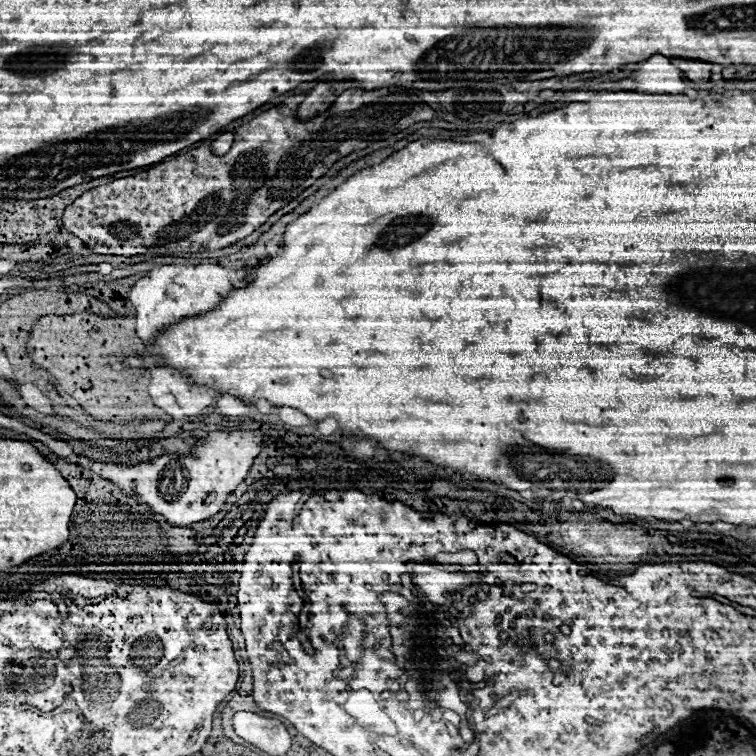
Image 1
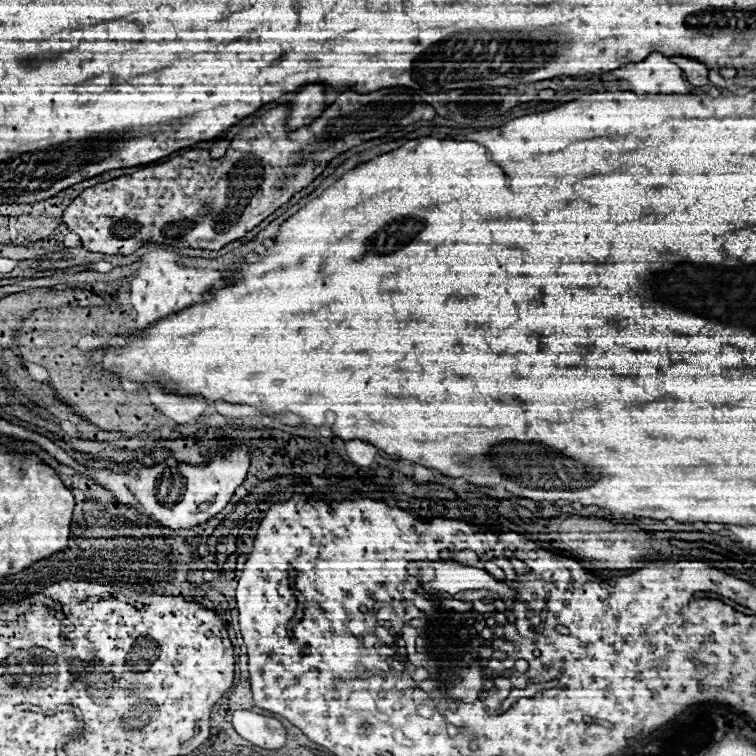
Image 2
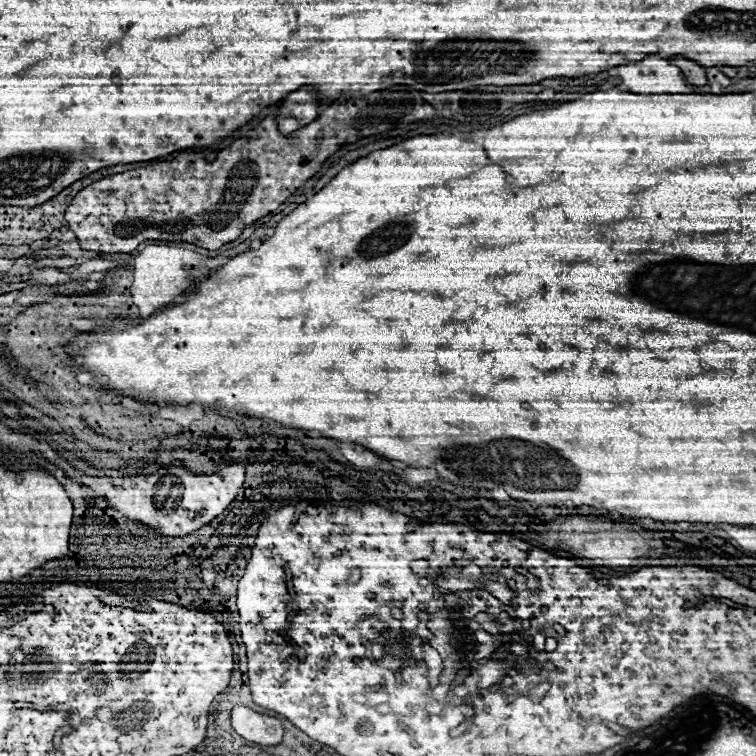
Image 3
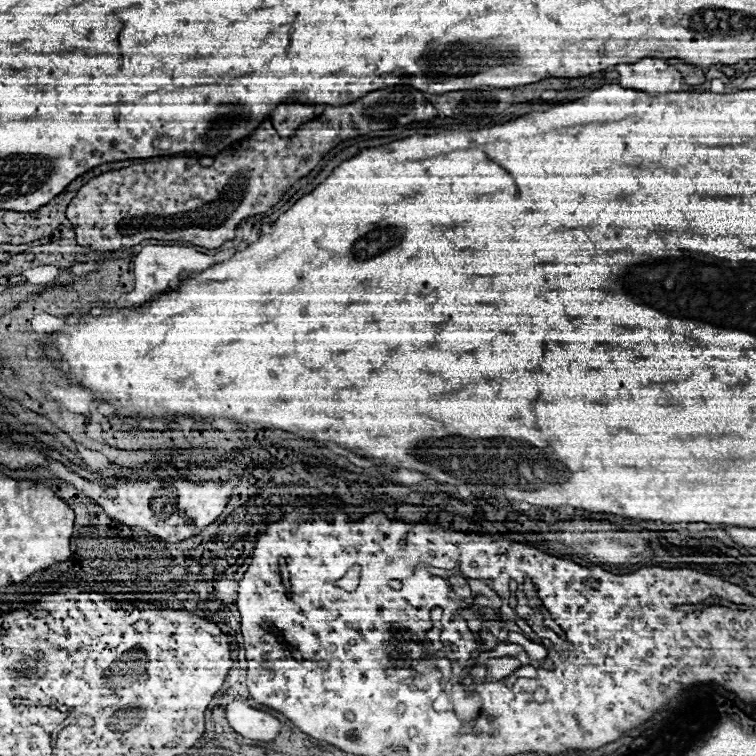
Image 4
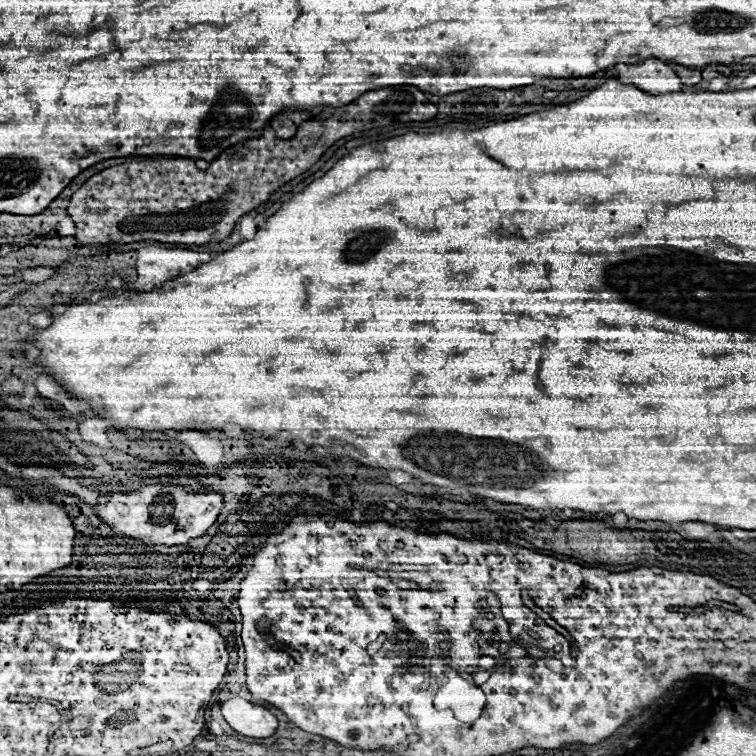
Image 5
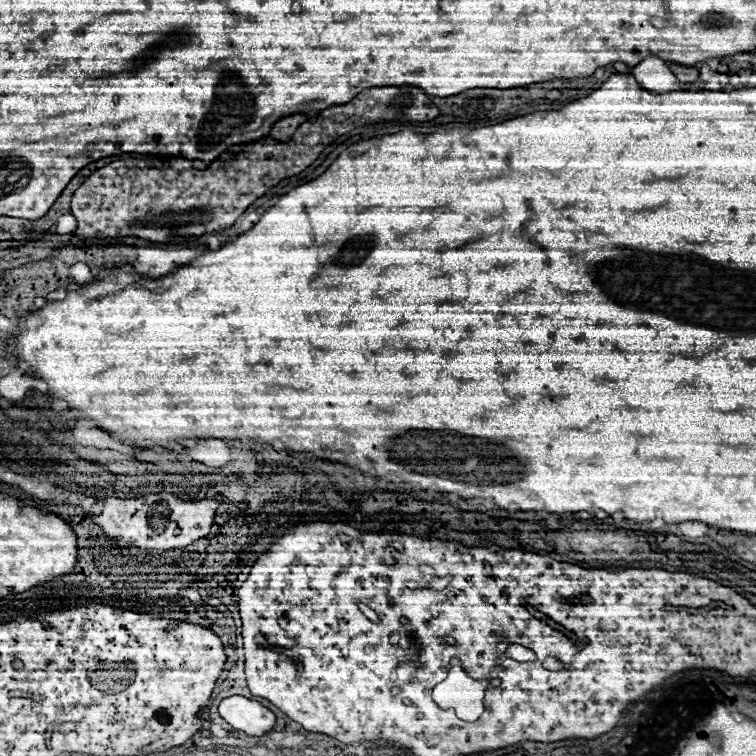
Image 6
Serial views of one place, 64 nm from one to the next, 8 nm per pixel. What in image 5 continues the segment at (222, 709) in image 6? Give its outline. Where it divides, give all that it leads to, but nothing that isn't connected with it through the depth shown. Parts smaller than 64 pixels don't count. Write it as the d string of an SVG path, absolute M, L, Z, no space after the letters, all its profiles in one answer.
M232 698L220 704L220 712L226 722L244 736L250 738L268 738L276 732L278 720L264 706L252 704L244 698Z

